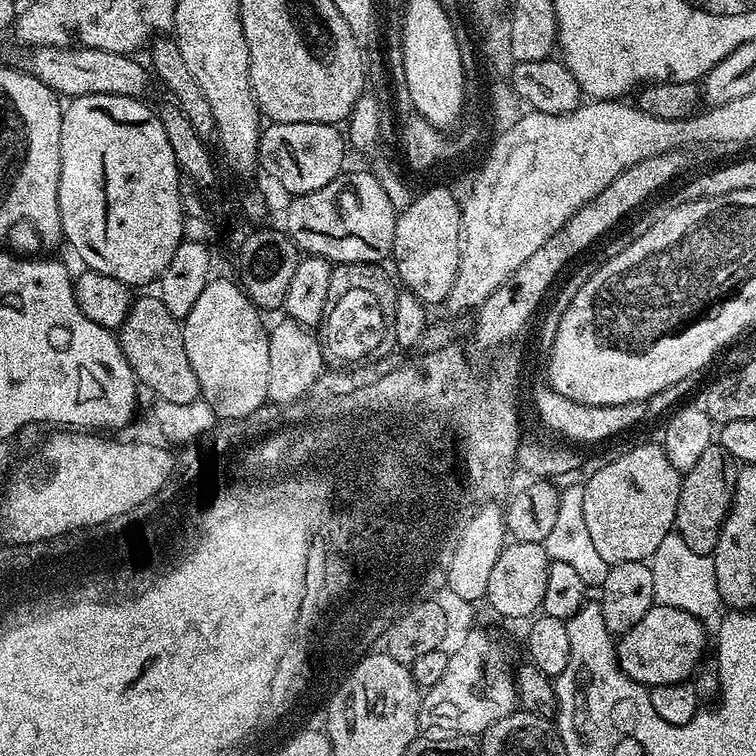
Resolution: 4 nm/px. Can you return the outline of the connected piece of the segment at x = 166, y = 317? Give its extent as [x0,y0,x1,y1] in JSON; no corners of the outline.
[118,295,201,402]

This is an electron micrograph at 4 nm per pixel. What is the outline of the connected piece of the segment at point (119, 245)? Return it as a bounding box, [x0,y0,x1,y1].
[58,94,185,286]

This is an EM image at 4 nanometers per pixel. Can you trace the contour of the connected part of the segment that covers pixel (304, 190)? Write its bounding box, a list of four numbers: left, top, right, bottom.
[258,122,346,197]

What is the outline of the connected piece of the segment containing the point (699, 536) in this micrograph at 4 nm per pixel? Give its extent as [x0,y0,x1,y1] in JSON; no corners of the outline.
[674,446,738,556]

